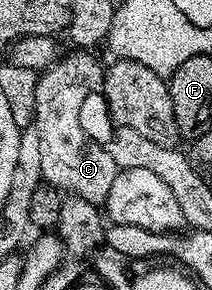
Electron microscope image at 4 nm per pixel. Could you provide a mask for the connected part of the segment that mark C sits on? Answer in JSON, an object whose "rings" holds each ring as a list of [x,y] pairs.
{"rings":[[[90,51],[67,52],[41,70],[36,87],[32,129],[39,135],[42,180],[59,191],[82,197],[94,206],[101,206],[118,172],[109,148],[102,143],[88,143],[84,127],[80,125],[80,107],[90,93],[101,86],[104,65]]]}

